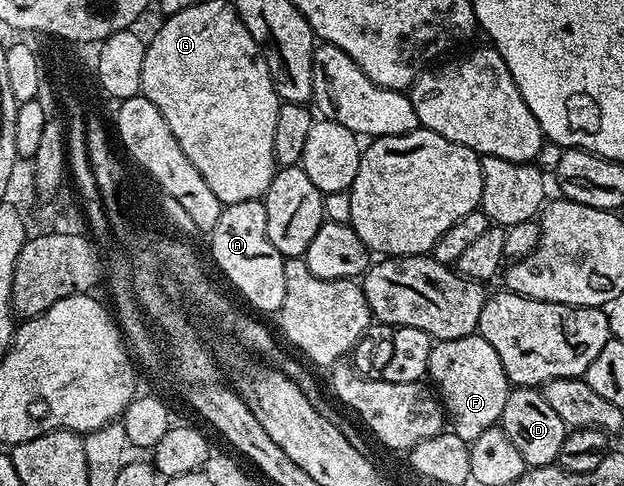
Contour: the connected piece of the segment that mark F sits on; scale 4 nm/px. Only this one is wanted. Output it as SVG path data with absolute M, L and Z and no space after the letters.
M479 333L437 341L430 352L427 377L436 381L439 401L451 425L452 422L456 425L454 433L464 442L471 444L486 428L499 423L510 383L498 360L498 352Z

